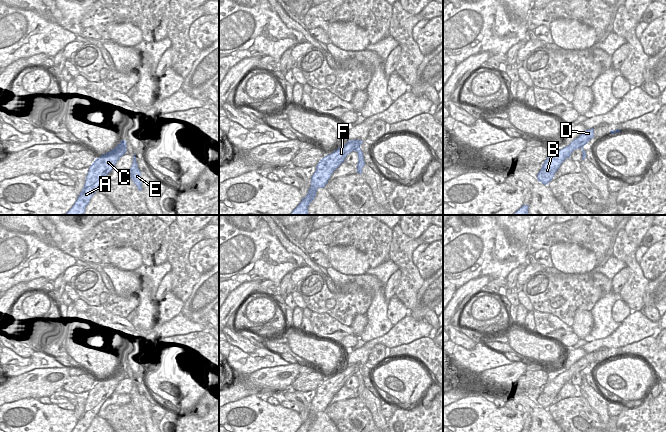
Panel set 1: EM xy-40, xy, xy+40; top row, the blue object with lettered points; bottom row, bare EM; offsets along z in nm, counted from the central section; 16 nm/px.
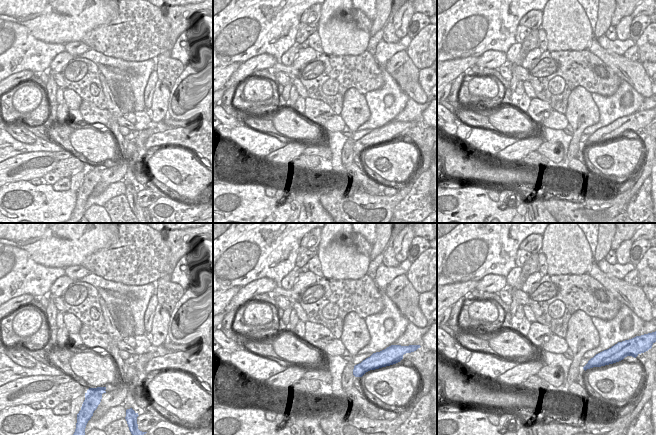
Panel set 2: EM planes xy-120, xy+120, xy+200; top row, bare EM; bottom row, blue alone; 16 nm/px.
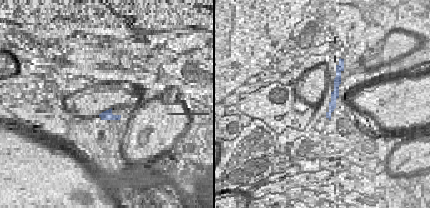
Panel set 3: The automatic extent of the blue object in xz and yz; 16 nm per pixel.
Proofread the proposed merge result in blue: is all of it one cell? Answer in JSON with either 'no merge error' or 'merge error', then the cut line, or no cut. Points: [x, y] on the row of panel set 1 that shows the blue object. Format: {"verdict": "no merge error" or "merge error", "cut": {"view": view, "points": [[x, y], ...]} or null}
{"verdict": "merge error", "cut": {"view": "xy", "points": [[359, 146], [354, 150]]}}

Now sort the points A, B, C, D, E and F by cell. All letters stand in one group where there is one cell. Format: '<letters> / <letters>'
A B C D F / E

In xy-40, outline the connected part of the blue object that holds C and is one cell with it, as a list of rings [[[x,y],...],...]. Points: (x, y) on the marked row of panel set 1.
[[[121,140],[114,149],[95,159],[89,167],[82,191],[72,208],[65,215],[84,214],[86,206],[89,204],[92,196],[97,192],[101,182],[112,171],[118,160],[126,153],[126,151],[126,140]]]

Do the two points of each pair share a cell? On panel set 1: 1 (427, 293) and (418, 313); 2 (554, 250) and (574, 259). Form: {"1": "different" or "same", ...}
{"1": "same", "2": "same"}

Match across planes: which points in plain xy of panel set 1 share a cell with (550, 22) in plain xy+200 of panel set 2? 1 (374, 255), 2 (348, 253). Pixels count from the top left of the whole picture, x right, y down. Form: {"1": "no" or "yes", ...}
{"1": "no", "2": "yes"}

